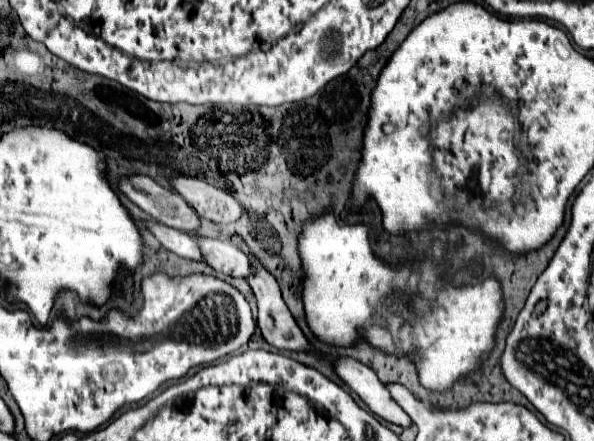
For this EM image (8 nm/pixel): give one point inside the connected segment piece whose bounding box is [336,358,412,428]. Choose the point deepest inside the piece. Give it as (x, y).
(360, 378)

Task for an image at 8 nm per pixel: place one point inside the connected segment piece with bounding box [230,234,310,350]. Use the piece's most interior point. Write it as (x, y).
(279, 329)

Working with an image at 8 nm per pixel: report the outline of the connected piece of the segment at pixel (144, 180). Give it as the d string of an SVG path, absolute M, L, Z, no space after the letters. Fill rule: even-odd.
M132 174L120 180L118 190L156 222L188 234L198 232L198 214L184 202L180 194L160 186L150 176Z

